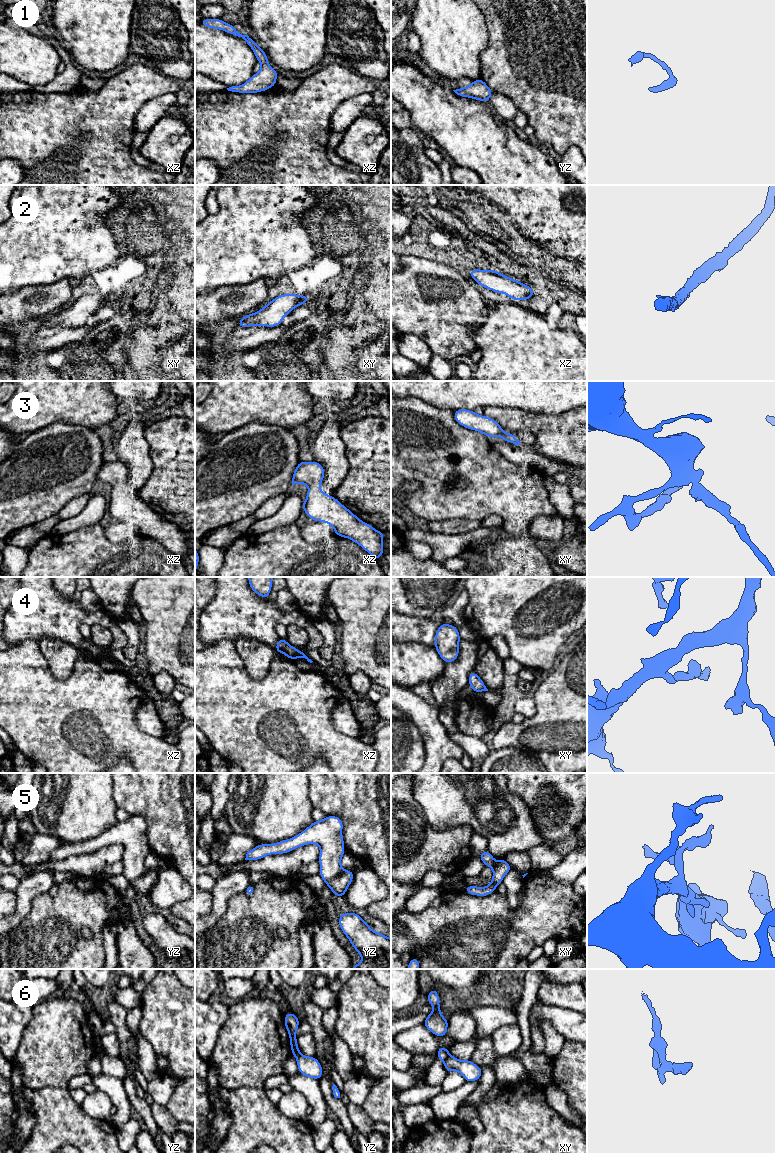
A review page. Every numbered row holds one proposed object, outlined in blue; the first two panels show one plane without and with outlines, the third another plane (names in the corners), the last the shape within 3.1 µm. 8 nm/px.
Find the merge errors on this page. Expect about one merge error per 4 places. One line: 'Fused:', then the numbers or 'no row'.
Fused: 6

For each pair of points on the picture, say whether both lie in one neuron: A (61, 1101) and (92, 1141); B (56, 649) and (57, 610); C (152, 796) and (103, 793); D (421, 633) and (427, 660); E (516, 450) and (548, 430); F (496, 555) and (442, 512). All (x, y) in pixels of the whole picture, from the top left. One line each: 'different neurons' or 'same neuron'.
A: same neuron
B: different neurons
C: different neurons
D: different neurons
E: different neurons
F: different neurons

